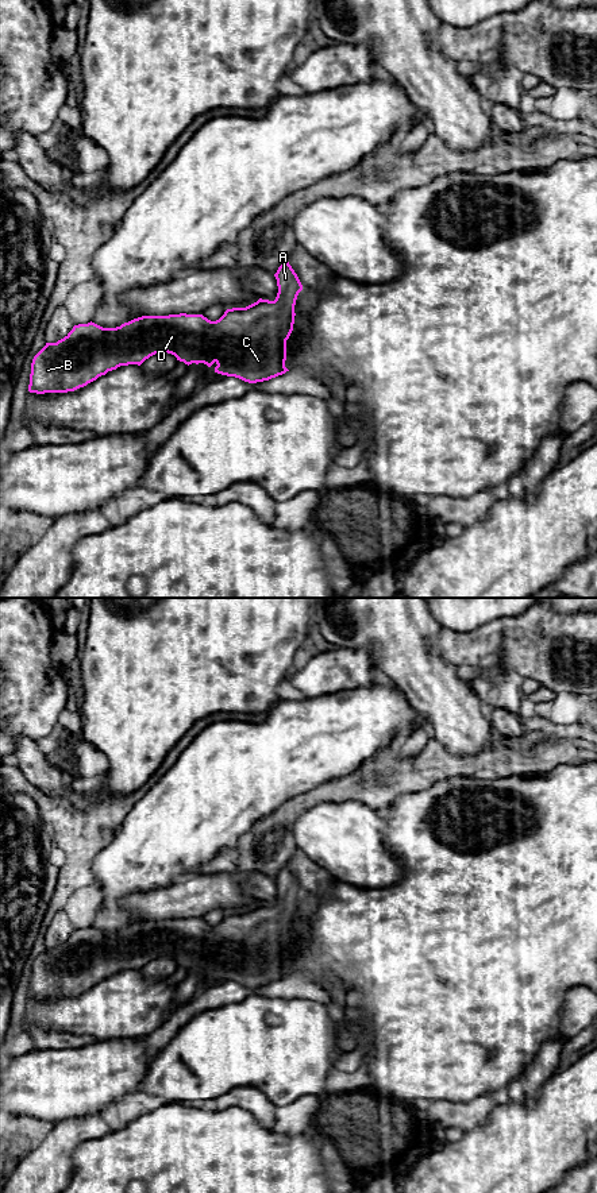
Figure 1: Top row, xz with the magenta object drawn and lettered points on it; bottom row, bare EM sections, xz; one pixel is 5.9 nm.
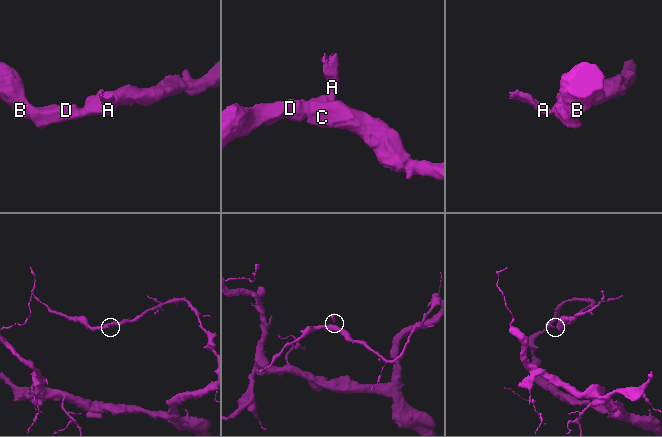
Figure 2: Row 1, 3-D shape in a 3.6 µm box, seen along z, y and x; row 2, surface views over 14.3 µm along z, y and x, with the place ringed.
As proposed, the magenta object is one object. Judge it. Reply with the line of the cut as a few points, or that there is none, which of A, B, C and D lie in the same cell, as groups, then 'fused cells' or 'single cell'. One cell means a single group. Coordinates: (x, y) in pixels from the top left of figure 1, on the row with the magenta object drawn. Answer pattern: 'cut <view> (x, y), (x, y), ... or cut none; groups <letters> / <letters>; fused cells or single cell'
cut none; groups A B C D; single cell

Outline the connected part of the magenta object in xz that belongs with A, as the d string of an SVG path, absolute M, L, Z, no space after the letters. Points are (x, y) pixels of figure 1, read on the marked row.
M288 259L278 267L274 277L278 286L274 301L259 298L246 308L227 309L216 321L211 321L203 314L180 313L169 316L142 316L116 328L103 328L92 321L74 325L63 339L57 343L46 343L34 356L28 391L36 394L74 391L120 366L140 366L150 356L163 352L174 355L177 360L184 362L188 366L192 363L204 363L211 367L216 363L215 372L235 377L249 383L263 382L282 375L289 371L285 367L286 340L293 331L296 316L294 305L298 293L303 290L303 285Z

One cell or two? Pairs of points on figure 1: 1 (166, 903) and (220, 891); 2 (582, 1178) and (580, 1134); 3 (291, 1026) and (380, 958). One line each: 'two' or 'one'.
1: one
2: two
3: two

